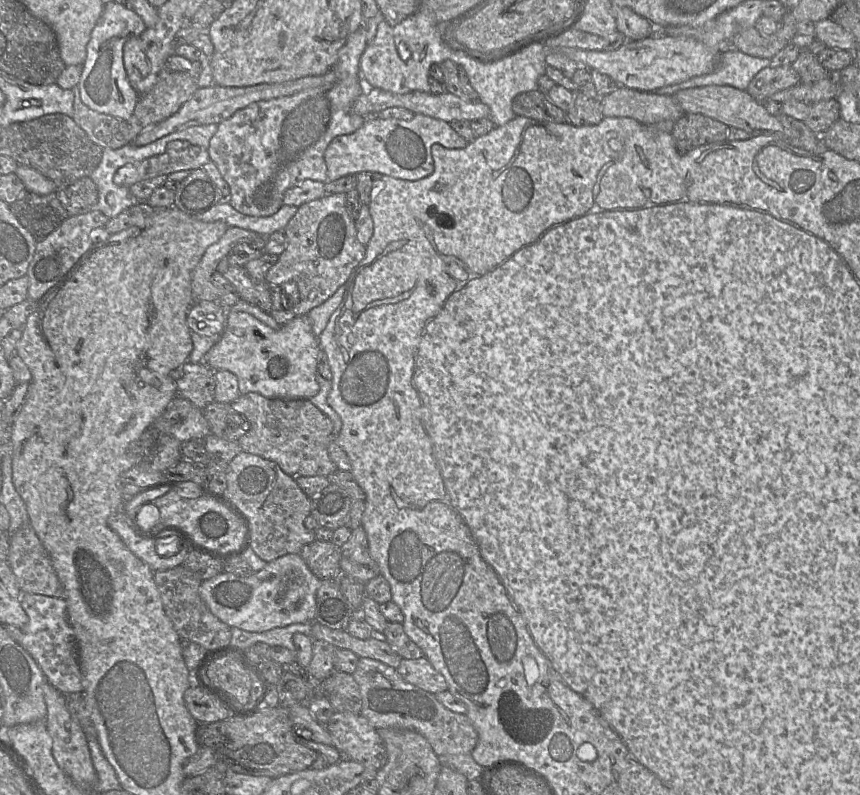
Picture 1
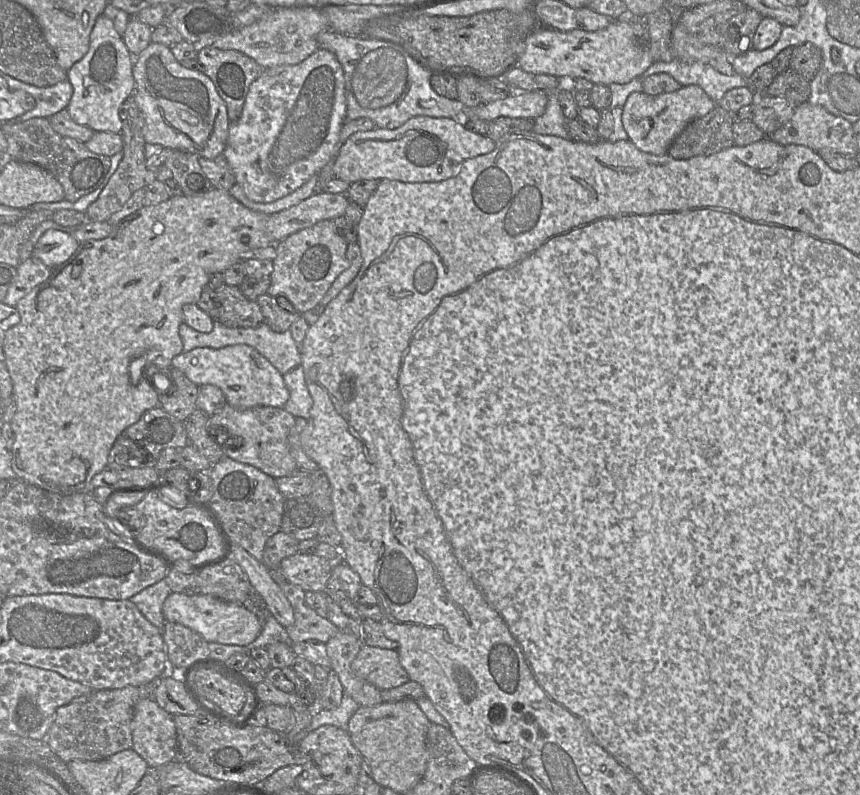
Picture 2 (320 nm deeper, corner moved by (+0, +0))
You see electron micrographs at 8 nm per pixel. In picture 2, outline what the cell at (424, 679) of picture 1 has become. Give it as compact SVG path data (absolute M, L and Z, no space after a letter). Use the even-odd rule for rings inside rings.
M362 645L351 668L357 677L379 690L395 688L410 681L397 650Z

